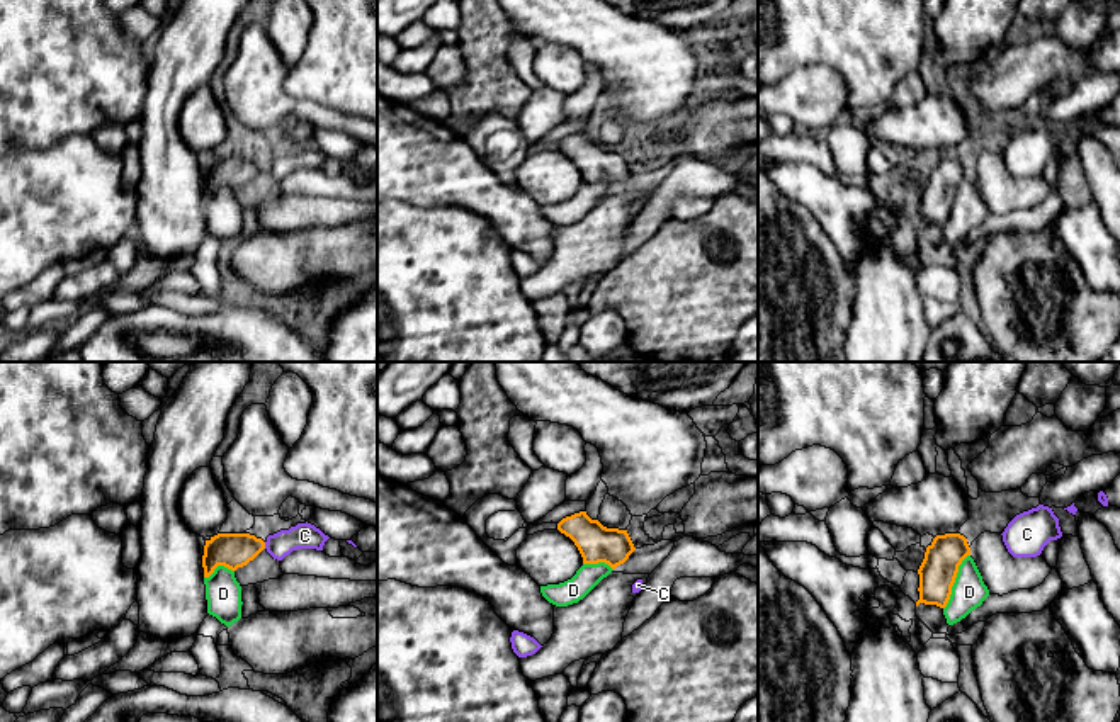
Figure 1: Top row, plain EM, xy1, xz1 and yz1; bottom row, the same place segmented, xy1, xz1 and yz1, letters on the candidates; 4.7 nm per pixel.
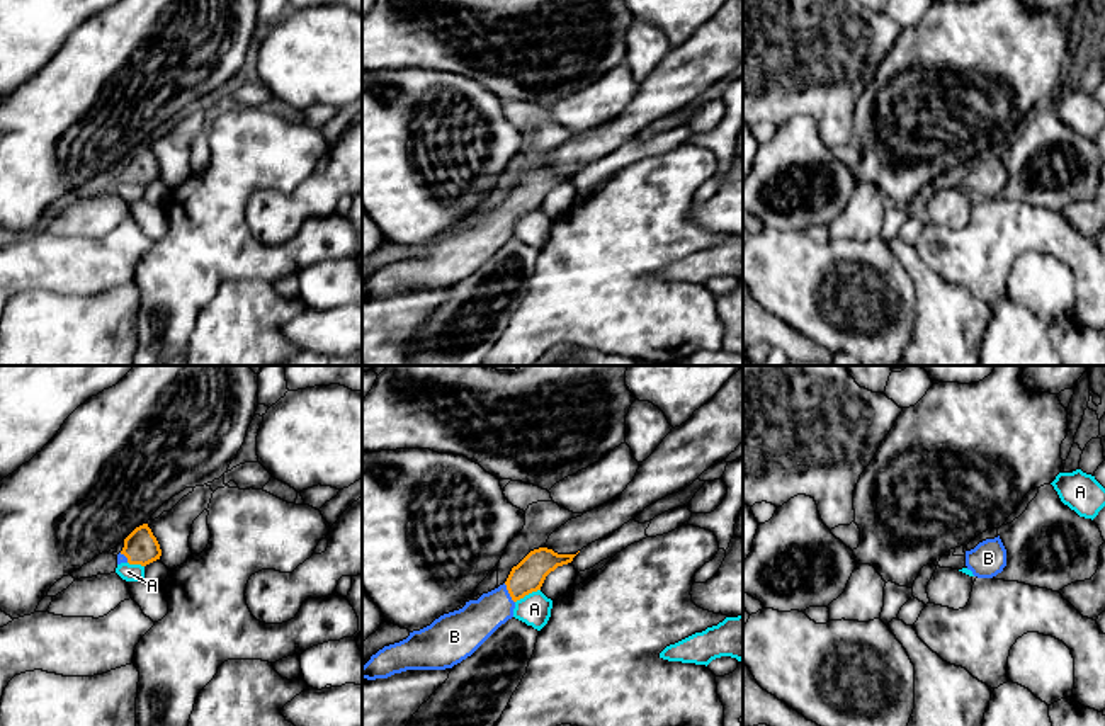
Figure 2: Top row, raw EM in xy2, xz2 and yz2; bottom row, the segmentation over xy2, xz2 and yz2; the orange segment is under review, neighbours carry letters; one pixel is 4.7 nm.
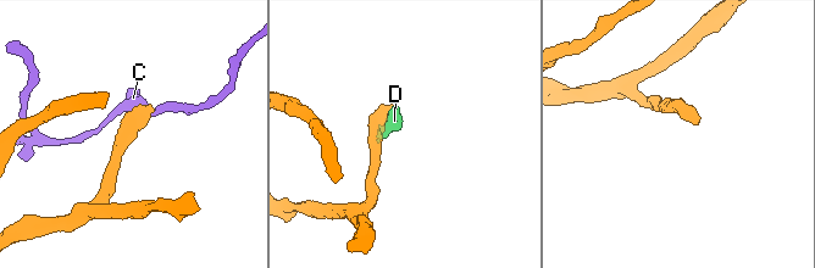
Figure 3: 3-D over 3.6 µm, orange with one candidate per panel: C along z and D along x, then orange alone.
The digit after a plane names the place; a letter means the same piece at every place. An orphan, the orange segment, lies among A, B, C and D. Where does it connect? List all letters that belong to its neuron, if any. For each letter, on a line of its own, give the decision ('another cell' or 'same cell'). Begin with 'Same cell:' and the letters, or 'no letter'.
Same cell: B
A: another cell
B: same cell
C: another cell
D: another cell

